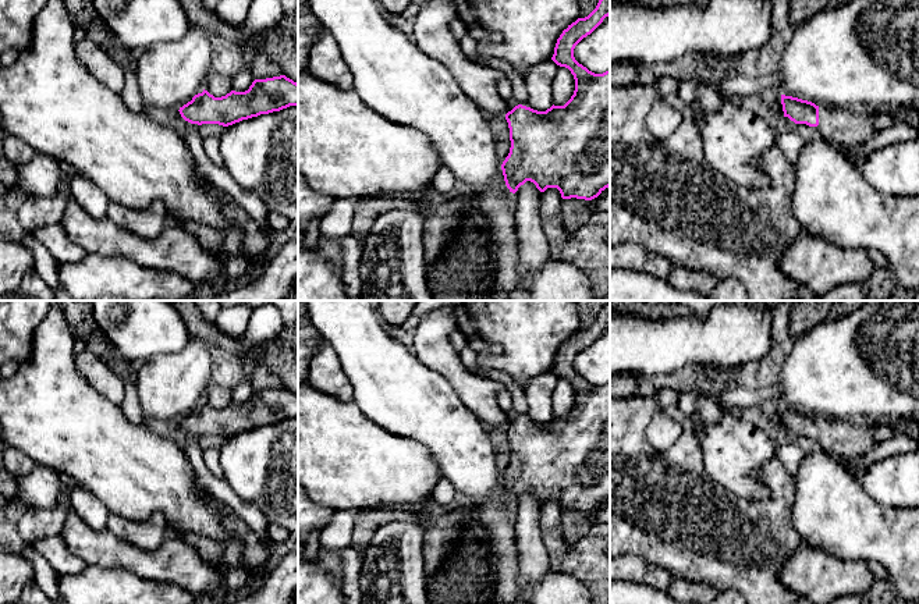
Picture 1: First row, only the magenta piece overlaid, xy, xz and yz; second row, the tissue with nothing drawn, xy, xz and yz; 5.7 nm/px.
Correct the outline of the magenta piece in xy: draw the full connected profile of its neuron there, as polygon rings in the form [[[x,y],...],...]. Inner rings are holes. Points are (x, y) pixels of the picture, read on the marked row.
[[[285,75],[255,79],[248,90],[231,90],[214,97],[203,89],[180,107],[181,117],[191,124],[233,125],[242,120],[298,106],[298,84]]]

